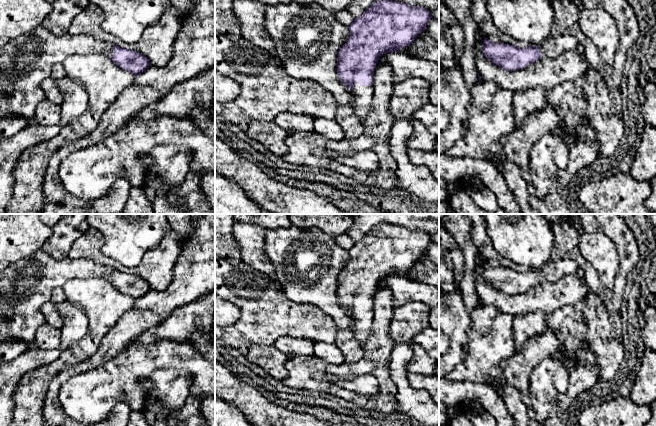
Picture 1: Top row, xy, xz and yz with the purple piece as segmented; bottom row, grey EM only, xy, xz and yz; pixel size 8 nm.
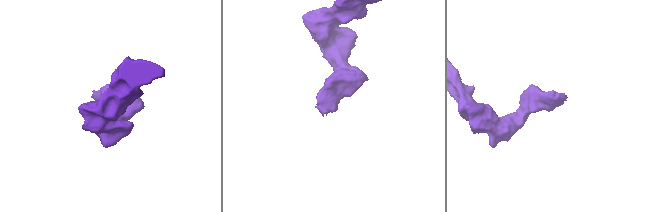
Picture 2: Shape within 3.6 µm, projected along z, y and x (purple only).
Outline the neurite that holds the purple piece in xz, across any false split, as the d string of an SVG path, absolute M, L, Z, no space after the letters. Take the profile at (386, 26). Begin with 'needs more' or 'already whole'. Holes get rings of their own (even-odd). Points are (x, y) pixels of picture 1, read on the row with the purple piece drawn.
needs more; M378 0L348 26L350 36L338 52L337 73L340 81L353 91L352 106L360 120L364 120L369 112L374 93L373 73L379 57L413 44L431 18L430 11L423 7Z

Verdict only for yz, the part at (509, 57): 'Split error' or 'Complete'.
Split error

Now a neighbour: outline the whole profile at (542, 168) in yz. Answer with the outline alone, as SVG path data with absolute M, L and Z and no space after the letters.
M555 131L544 135L532 148L529 154L529 170L535 197L543 199L549 193L551 178L558 171L554 162L554 149L559 143L570 143L572 139L561 132Z

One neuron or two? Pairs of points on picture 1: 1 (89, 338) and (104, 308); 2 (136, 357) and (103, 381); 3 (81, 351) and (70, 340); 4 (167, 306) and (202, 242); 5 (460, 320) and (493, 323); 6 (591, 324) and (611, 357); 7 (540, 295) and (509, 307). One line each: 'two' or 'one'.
1: one
2: one
3: two
4: one
5: two
6: one
7: one

